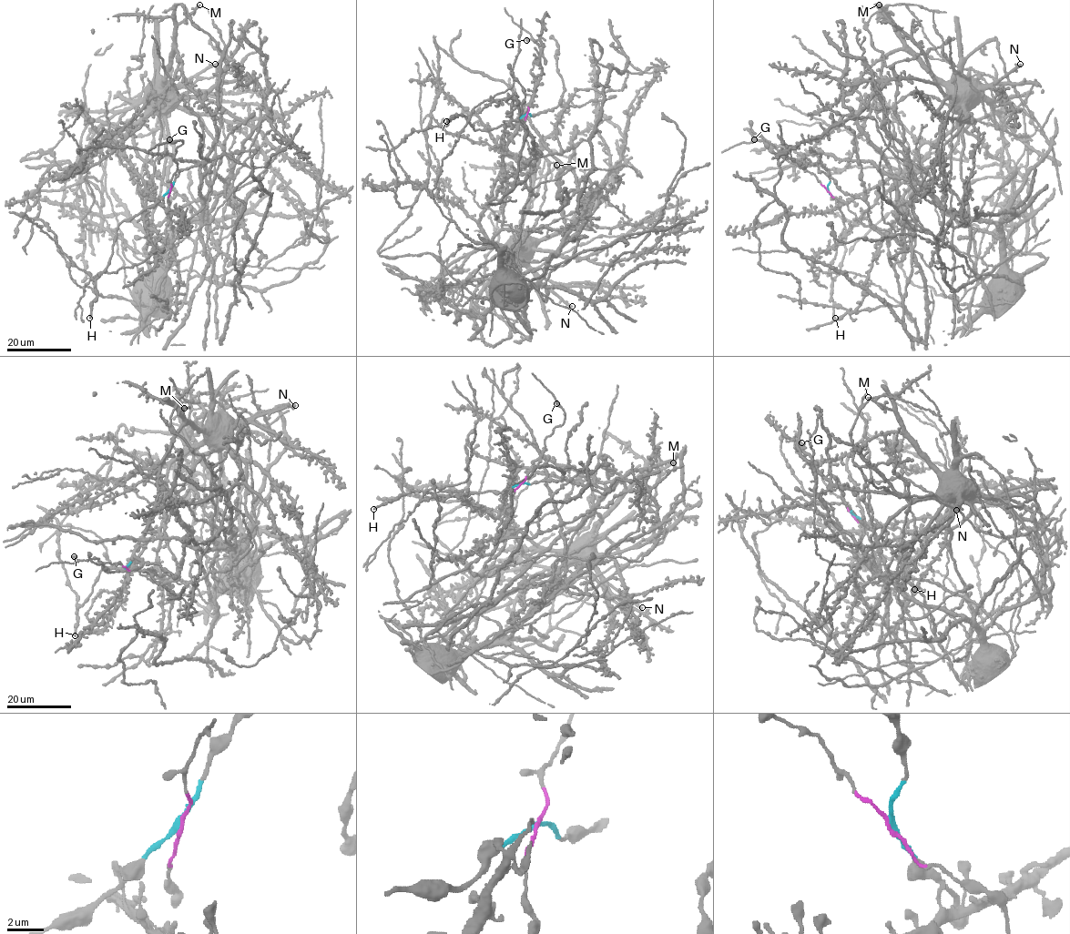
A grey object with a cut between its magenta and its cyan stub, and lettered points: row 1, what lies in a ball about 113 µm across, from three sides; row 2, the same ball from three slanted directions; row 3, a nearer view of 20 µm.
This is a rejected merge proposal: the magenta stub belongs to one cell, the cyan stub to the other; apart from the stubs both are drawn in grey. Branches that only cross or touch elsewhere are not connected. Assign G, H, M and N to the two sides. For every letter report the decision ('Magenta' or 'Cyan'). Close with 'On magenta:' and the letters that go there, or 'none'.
G: Magenta
H: Cyan
M: Magenta
N: Magenta
On magenta: G, M, N

